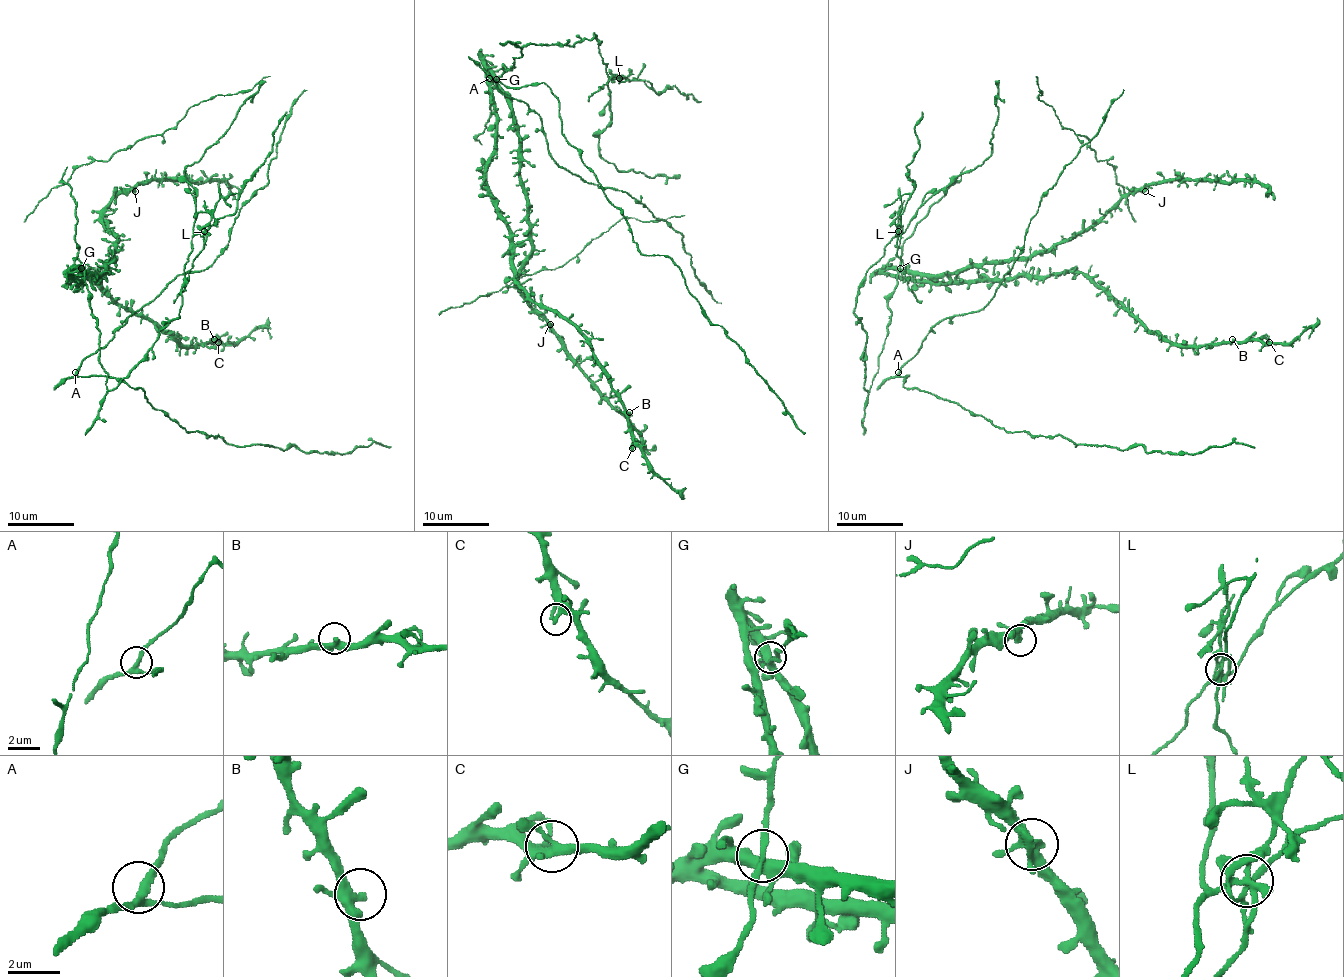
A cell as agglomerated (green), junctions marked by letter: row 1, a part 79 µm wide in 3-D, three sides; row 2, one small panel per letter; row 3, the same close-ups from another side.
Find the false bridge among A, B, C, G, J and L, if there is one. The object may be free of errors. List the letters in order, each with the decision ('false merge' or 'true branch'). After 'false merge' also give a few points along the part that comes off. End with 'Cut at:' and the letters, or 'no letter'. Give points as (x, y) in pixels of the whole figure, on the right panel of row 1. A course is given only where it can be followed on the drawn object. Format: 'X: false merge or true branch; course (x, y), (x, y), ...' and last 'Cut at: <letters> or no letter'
A: true branch
B: true branch
C: true branch
G: true branch
J: true branch
L: false merge; course (898, 231), (901, 229), (906, 199), (913, 189), (906, 166), (920, 146), (915, 130), (921, 111)
Cut at: L

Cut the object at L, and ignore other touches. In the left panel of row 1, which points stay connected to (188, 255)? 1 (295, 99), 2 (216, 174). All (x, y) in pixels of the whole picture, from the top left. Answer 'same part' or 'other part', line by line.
1: same part
2: same part

